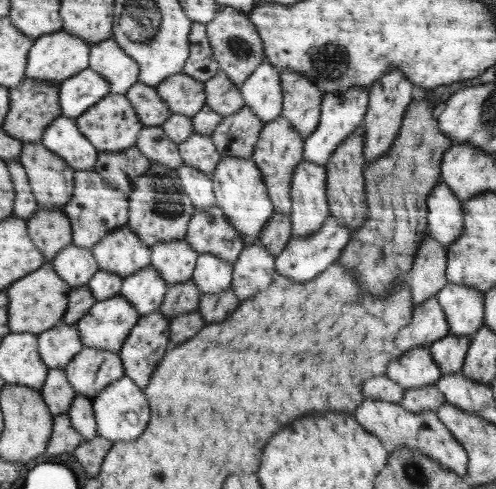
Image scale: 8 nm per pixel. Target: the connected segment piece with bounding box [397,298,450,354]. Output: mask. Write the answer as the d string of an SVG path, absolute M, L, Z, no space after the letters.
M428 299L426 303L415 307L412 322L402 329L402 336L398 336L397 348L401 354L420 346L426 348L437 340L444 339L449 332L449 322L440 301Z

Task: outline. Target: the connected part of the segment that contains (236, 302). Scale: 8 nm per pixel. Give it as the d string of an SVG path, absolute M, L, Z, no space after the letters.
M232 288L218 294L201 294L199 314L208 322L222 322L240 307L241 300Z

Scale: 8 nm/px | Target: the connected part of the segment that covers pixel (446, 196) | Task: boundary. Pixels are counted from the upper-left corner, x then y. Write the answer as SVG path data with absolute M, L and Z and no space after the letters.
M440 182L429 197L428 208L428 236L448 251L464 228L461 203L448 186Z

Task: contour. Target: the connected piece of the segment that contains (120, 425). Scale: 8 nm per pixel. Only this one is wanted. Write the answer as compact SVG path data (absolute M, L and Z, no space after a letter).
M126 374L124 378L110 384L100 395L93 398L92 408L96 416L97 436L102 436L112 443L130 442L130 440L136 440L144 432L150 418L150 408L142 390L133 378Z

